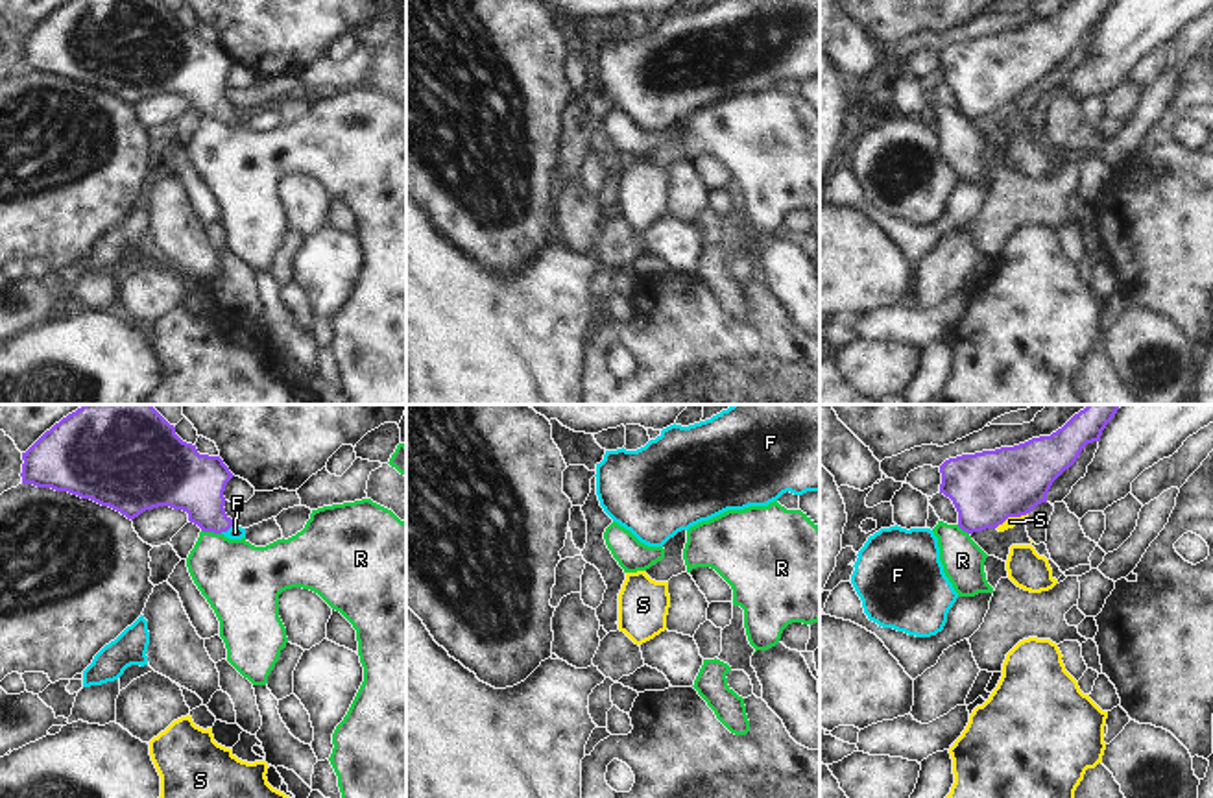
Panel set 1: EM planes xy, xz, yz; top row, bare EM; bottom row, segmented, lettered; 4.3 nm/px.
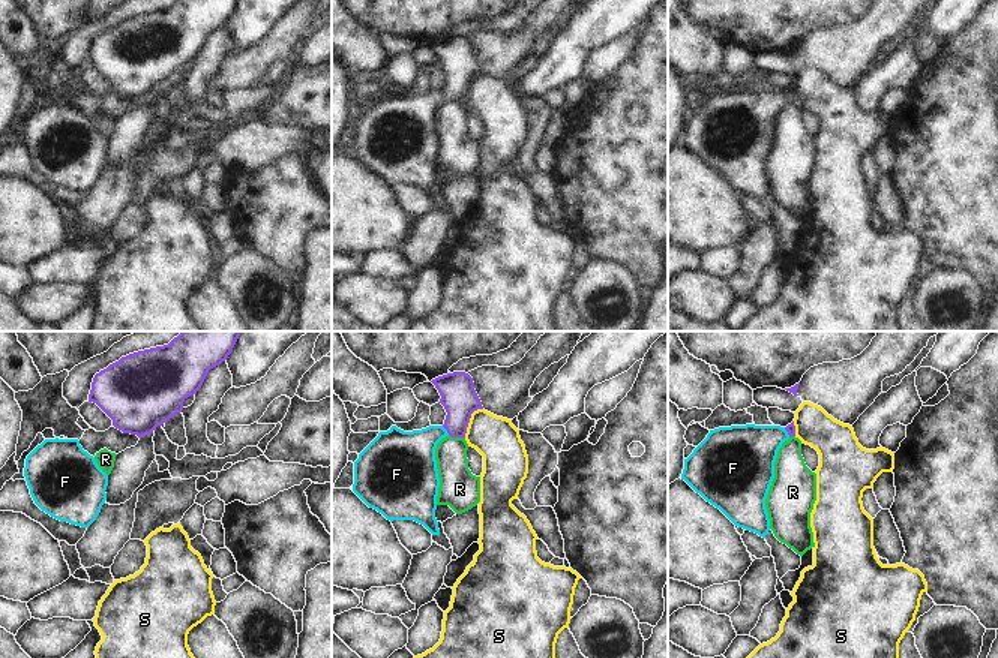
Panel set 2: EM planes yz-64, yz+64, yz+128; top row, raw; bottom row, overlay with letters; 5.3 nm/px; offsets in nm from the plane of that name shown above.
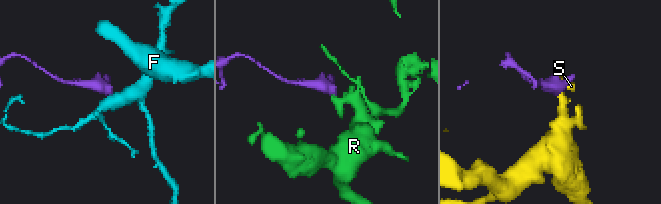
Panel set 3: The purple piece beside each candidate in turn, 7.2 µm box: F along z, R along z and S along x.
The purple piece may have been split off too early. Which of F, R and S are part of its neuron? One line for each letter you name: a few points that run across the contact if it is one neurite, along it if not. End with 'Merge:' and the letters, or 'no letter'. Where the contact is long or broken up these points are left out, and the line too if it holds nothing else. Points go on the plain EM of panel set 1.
F: line xy (194, 69), (204, 91), (228, 115), (235, 119)
Merge: F

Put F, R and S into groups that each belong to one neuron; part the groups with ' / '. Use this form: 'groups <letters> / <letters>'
groups F / R / S

